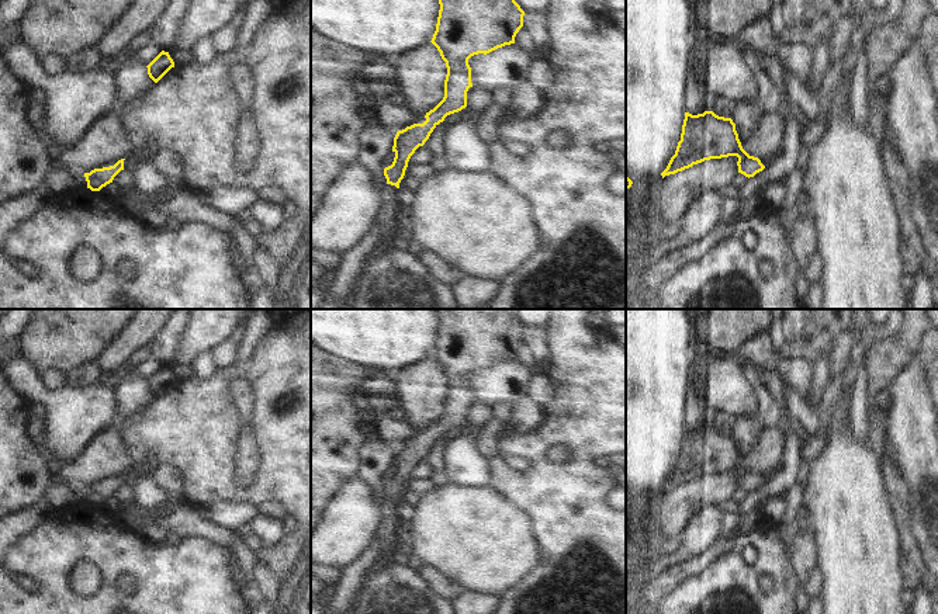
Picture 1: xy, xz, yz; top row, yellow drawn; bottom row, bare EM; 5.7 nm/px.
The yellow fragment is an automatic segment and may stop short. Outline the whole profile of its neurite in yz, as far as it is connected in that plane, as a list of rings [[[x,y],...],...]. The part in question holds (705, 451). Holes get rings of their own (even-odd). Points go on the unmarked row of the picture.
[[[713,426],[698,430],[685,427],[681,455],[661,490],[664,493],[705,475],[728,471],[738,472],[738,488],[748,493],[765,483],[758,472],[743,464],[731,433],[719,431]]]

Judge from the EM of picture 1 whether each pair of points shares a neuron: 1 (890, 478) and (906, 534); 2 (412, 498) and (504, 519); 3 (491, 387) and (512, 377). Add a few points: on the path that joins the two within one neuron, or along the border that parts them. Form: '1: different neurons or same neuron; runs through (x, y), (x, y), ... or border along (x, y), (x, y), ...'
1: same neuron; runs through (897, 492), (902, 520)
2: different neurons; border along (421, 496), (414, 506)
3: same neuron; runs through (497, 384), (506, 381)

